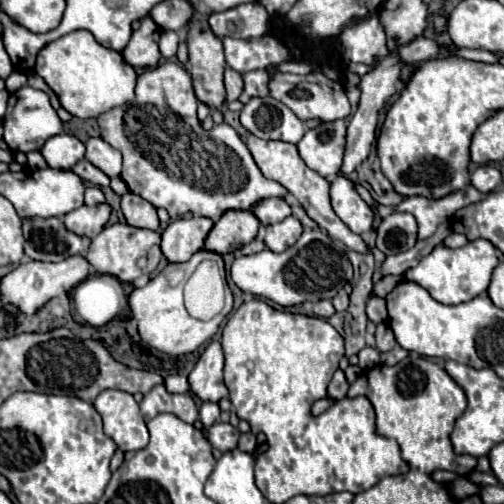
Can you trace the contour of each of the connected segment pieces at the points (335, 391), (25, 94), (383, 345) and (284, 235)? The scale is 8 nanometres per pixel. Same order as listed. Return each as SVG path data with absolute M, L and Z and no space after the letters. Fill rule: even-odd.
M336 370L332 376L332 382L328 386L328 396L344 396L348 390L348 382L342 370Z
M22 86L8 98L8 110L4 116L4 142L10 146L12 152L32 152L40 150L44 142L56 134L62 132L62 120L58 118L56 110L50 104L50 98L46 92L36 90L32 86Z
M386 322L378 324L376 326L376 348L378 352L388 352L396 346L396 338L394 338L394 332L390 330L390 326Z
M288 216L286 220L278 222L278 224L272 224L266 228L266 236L264 236L264 242L270 250L274 252L282 252L290 246L296 244L296 240L300 238L302 234L302 224L296 216Z

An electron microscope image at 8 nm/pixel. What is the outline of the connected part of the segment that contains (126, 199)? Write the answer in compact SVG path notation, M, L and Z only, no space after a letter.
M126 192L122 196L122 212L124 212L124 218L130 226L158 230L156 208L150 202L146 202L144 198L138 198L136 194Z

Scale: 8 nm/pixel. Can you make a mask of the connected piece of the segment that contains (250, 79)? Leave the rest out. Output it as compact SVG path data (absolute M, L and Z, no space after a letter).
M266 70L246 72L246 74L242 74L242 80L244 80L244 92L238 98L242 104L246 104L254 96L260 96L260 98L268 96L268 74L266 74Z

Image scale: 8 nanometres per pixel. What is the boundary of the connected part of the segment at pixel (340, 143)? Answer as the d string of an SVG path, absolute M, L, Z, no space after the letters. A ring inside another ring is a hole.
M326 122L320 128L308 130L304 138L298 142L300 158L308 168L316 170L320 176L334 176L340 172L342 156L344 156L344 136L346 122ZM322 130L322 134L320 134Z

